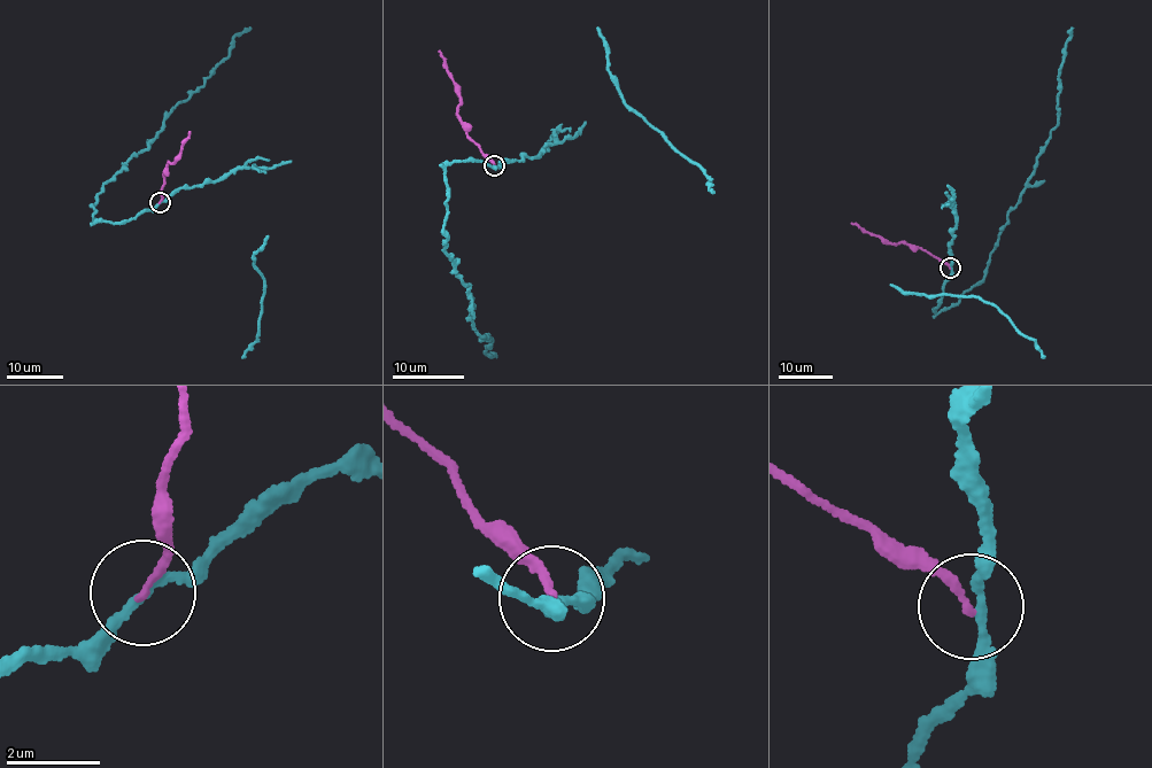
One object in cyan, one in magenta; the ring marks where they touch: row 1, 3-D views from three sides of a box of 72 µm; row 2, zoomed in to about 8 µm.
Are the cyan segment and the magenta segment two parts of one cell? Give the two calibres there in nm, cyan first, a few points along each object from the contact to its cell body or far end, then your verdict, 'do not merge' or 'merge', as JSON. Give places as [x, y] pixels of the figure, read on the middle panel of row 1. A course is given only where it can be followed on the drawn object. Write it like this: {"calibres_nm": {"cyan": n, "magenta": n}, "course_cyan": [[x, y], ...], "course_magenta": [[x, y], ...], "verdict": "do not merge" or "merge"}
{"calibres_nm": {"cyan": 180, "magenta": 170}, "course_cyan": [[494, 168], [457, 160], [445, 167], [443, 241], [469, 285], [469, 316], [491, 339], [485, 351], [495, 356]], "course_magenta": [[494, 165], [478, 144], [469, 138], [468, 128], [459, 122], [458, 86], [448, 75], [439, 51]], "verdict": "do not merge"}

